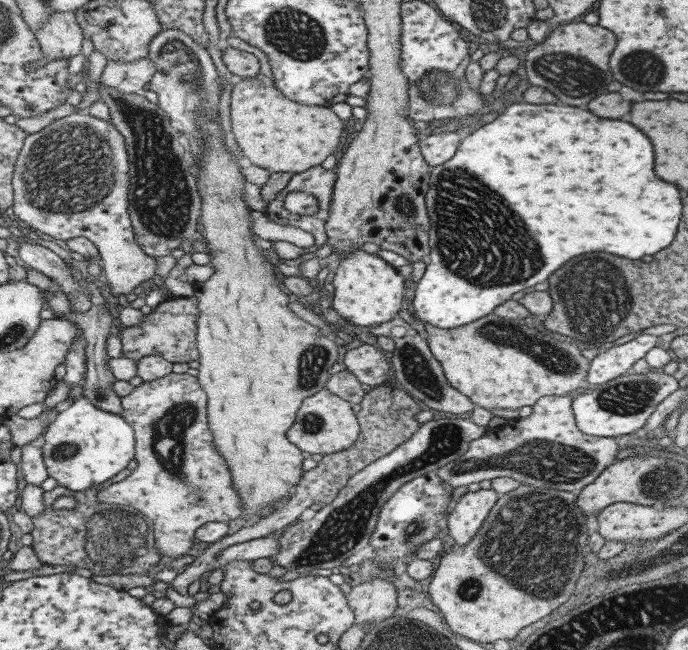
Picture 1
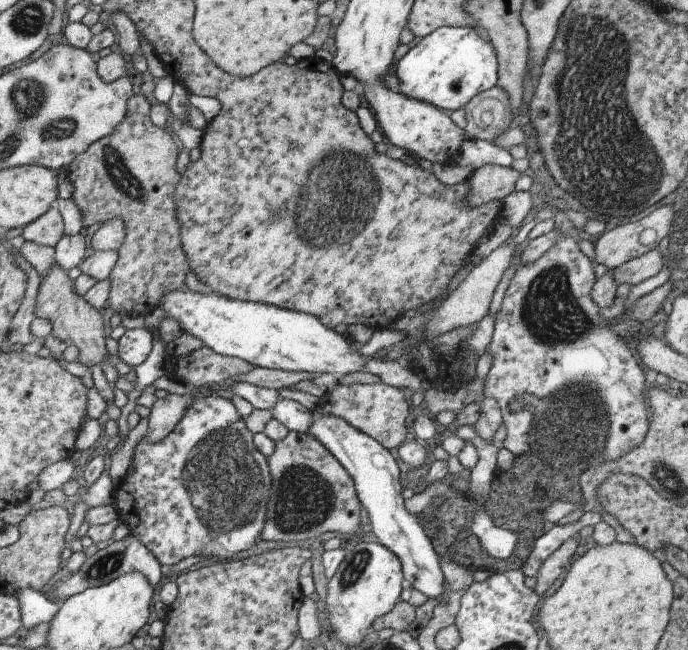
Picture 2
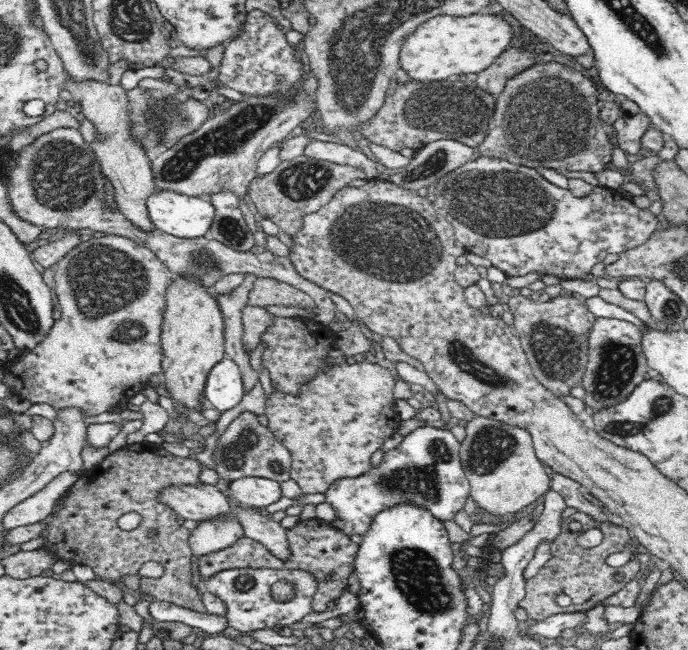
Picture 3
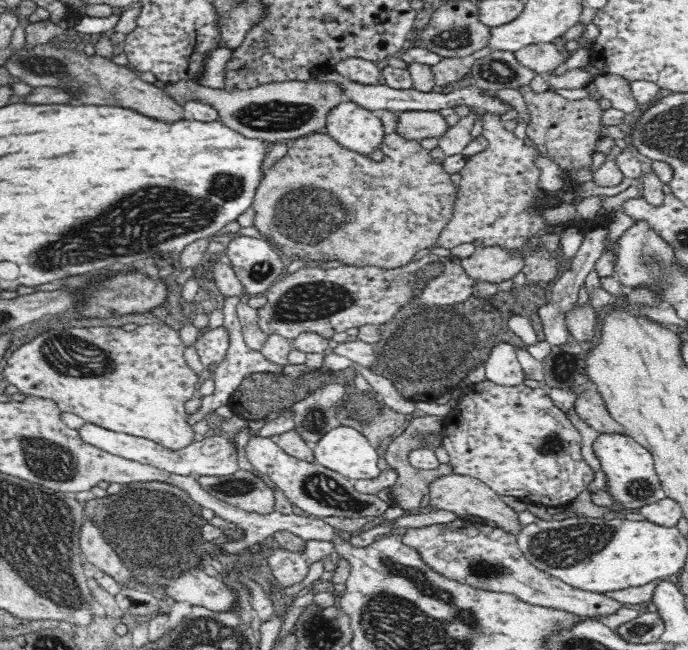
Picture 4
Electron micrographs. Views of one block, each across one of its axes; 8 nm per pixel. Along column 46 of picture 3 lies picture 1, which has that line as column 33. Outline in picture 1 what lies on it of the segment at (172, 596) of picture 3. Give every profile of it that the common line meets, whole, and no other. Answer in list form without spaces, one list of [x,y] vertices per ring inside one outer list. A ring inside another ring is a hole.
[[[61,486],[43,492],[43,510],[31,518],[31,548],[43,564],[84,569],[93,564],[101,574],[143,574],[160,559],[153,540],[152,522],[132,507],[97,501],[96,492],[94,487],[71,492]],[[59,496],[71,496],[75,507],[53,509],[53,502]]]

